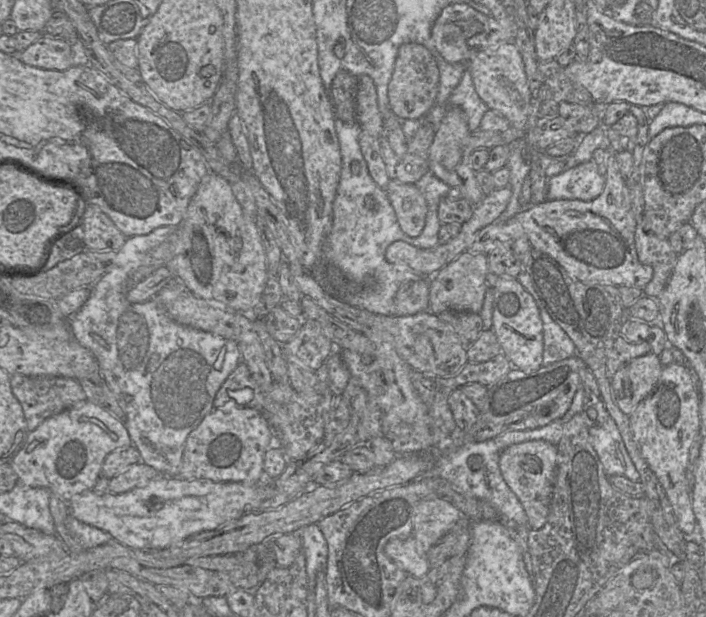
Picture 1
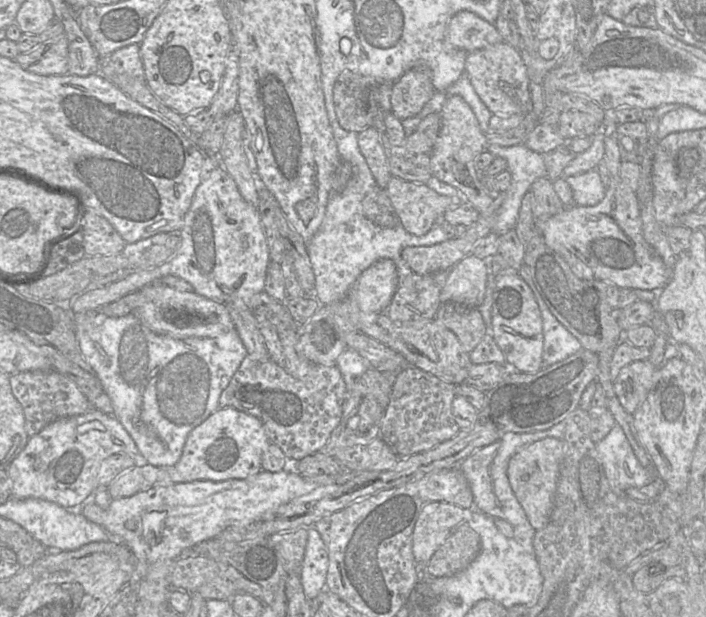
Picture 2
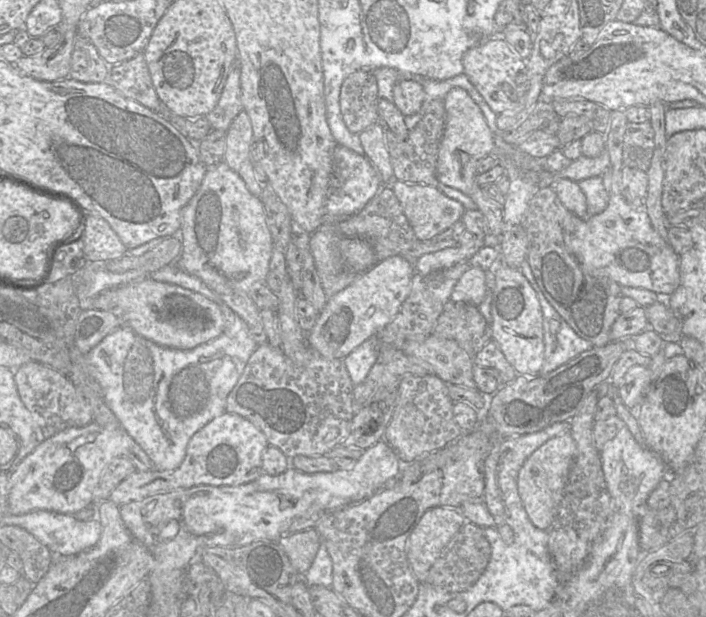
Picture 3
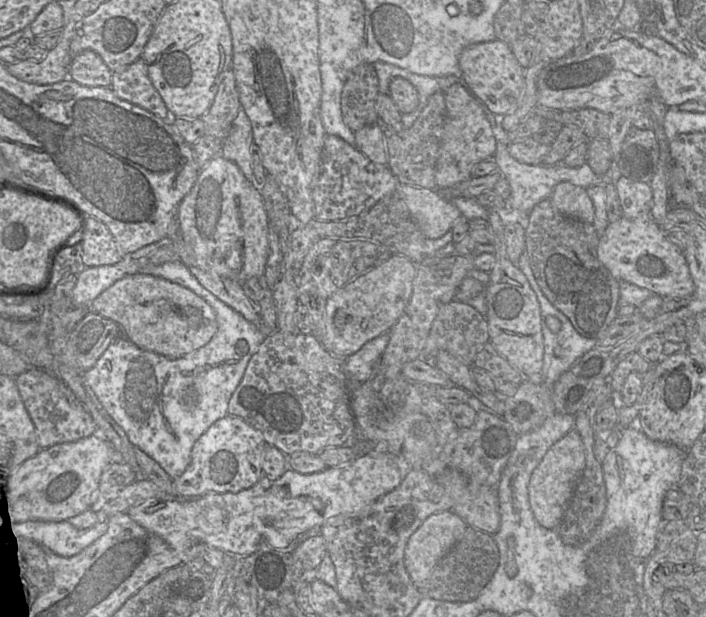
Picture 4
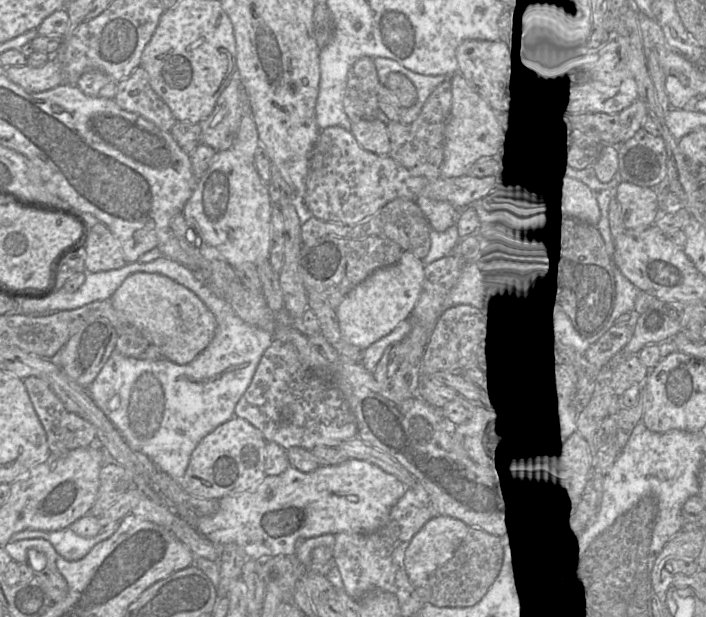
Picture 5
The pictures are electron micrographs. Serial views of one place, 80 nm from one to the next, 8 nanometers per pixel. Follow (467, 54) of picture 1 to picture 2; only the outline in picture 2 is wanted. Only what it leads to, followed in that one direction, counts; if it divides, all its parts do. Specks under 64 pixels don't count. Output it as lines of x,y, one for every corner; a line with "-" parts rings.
460,11
448,24
446,40
451,47
470,53
498,44
503,38
495,24
487,22
475,13

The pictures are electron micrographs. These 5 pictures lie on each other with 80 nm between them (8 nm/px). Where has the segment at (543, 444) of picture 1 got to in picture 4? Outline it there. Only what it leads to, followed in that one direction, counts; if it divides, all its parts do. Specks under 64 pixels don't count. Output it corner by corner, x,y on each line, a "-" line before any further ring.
576,429
570,430
547,451
542,461
533,471
528,485
531,509
535,519
541,526
547,529
558,528
585,464
585,447

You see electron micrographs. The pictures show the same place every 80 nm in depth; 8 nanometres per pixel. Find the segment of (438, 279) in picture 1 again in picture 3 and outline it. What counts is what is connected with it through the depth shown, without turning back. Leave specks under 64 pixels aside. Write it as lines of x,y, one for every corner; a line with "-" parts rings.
472,264
454,286
450,301
465,302
478,306
484,300
485,295
485,271

